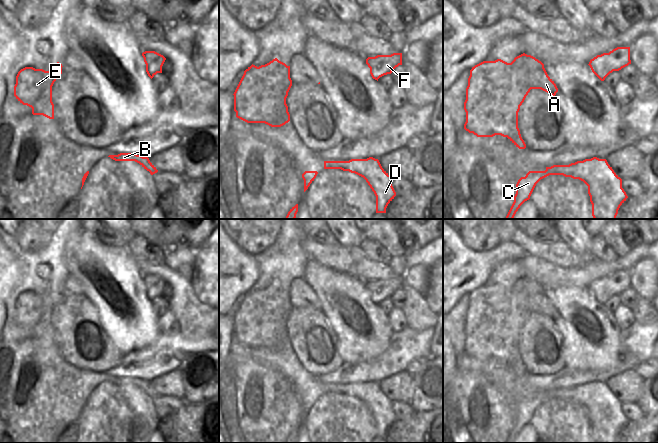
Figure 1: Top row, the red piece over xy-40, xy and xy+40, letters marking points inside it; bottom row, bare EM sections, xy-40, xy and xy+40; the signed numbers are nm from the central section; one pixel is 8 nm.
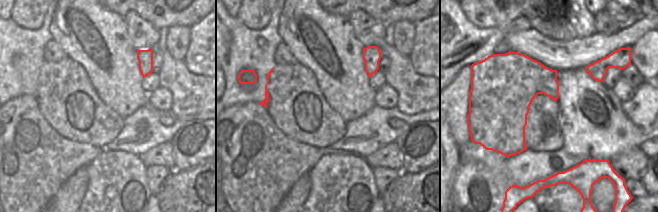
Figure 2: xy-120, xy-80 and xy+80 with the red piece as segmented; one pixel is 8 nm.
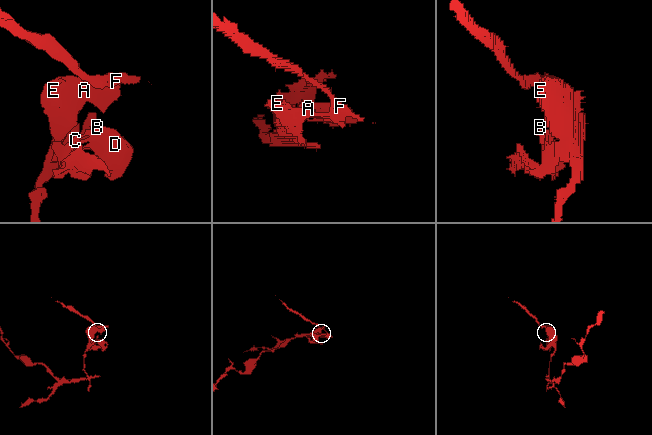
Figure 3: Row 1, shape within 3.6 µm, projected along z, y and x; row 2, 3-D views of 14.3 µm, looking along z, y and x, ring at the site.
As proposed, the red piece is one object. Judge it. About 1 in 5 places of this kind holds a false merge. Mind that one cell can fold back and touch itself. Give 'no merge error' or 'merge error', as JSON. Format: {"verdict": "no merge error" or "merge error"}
{"verdict": "merge error"}

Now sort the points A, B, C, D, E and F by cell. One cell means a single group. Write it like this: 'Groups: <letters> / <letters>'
Groups: A B C D E / F

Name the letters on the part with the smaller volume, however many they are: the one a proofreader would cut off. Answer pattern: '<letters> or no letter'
F

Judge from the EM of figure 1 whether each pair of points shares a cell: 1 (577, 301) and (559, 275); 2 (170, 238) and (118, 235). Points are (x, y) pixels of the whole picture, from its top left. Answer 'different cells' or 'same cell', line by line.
1: different cells
2: same cell

